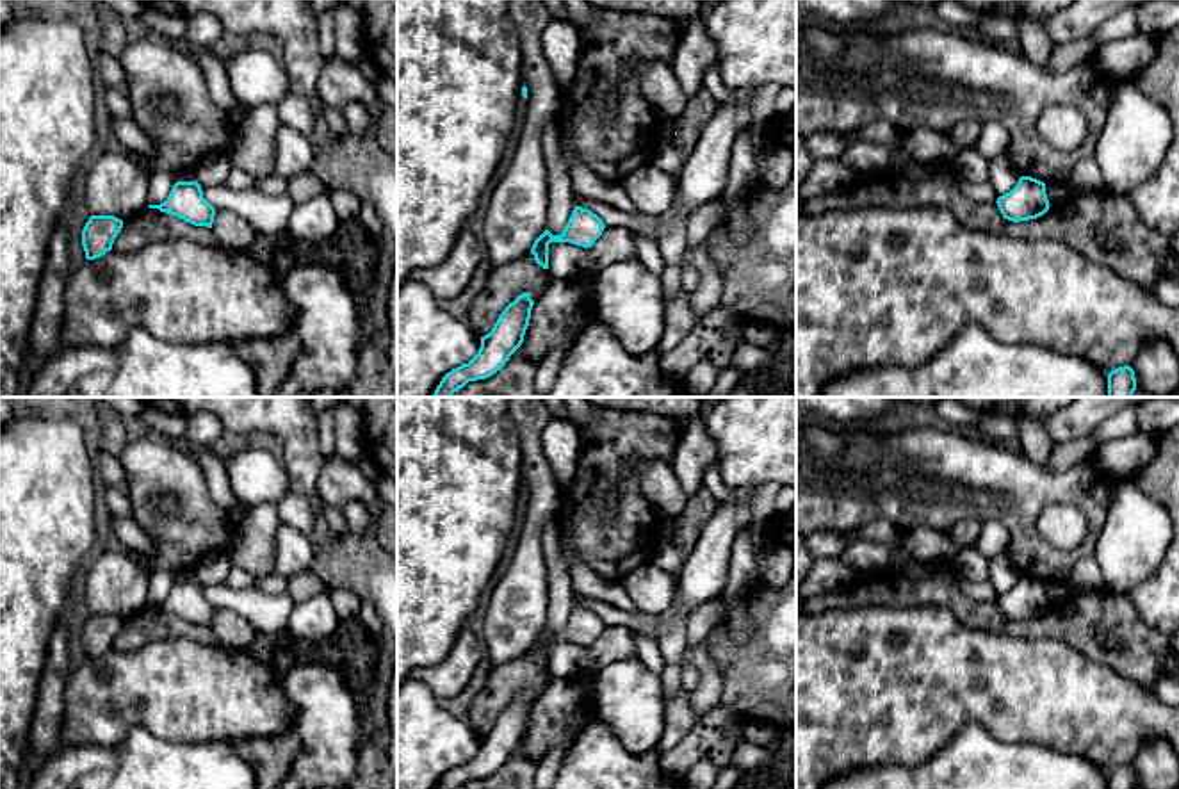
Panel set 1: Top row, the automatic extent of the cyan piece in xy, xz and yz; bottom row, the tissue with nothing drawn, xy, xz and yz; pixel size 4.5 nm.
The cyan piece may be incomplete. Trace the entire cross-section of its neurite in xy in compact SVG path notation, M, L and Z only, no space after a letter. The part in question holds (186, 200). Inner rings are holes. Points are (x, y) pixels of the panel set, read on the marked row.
M176 182L164 203L148 207L207 228L212 228L215 216L215 208L203 198L198 182Z

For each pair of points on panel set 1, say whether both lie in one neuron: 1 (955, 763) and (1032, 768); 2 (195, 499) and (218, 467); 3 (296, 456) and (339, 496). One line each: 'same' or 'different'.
1: same
2: different
3: different

